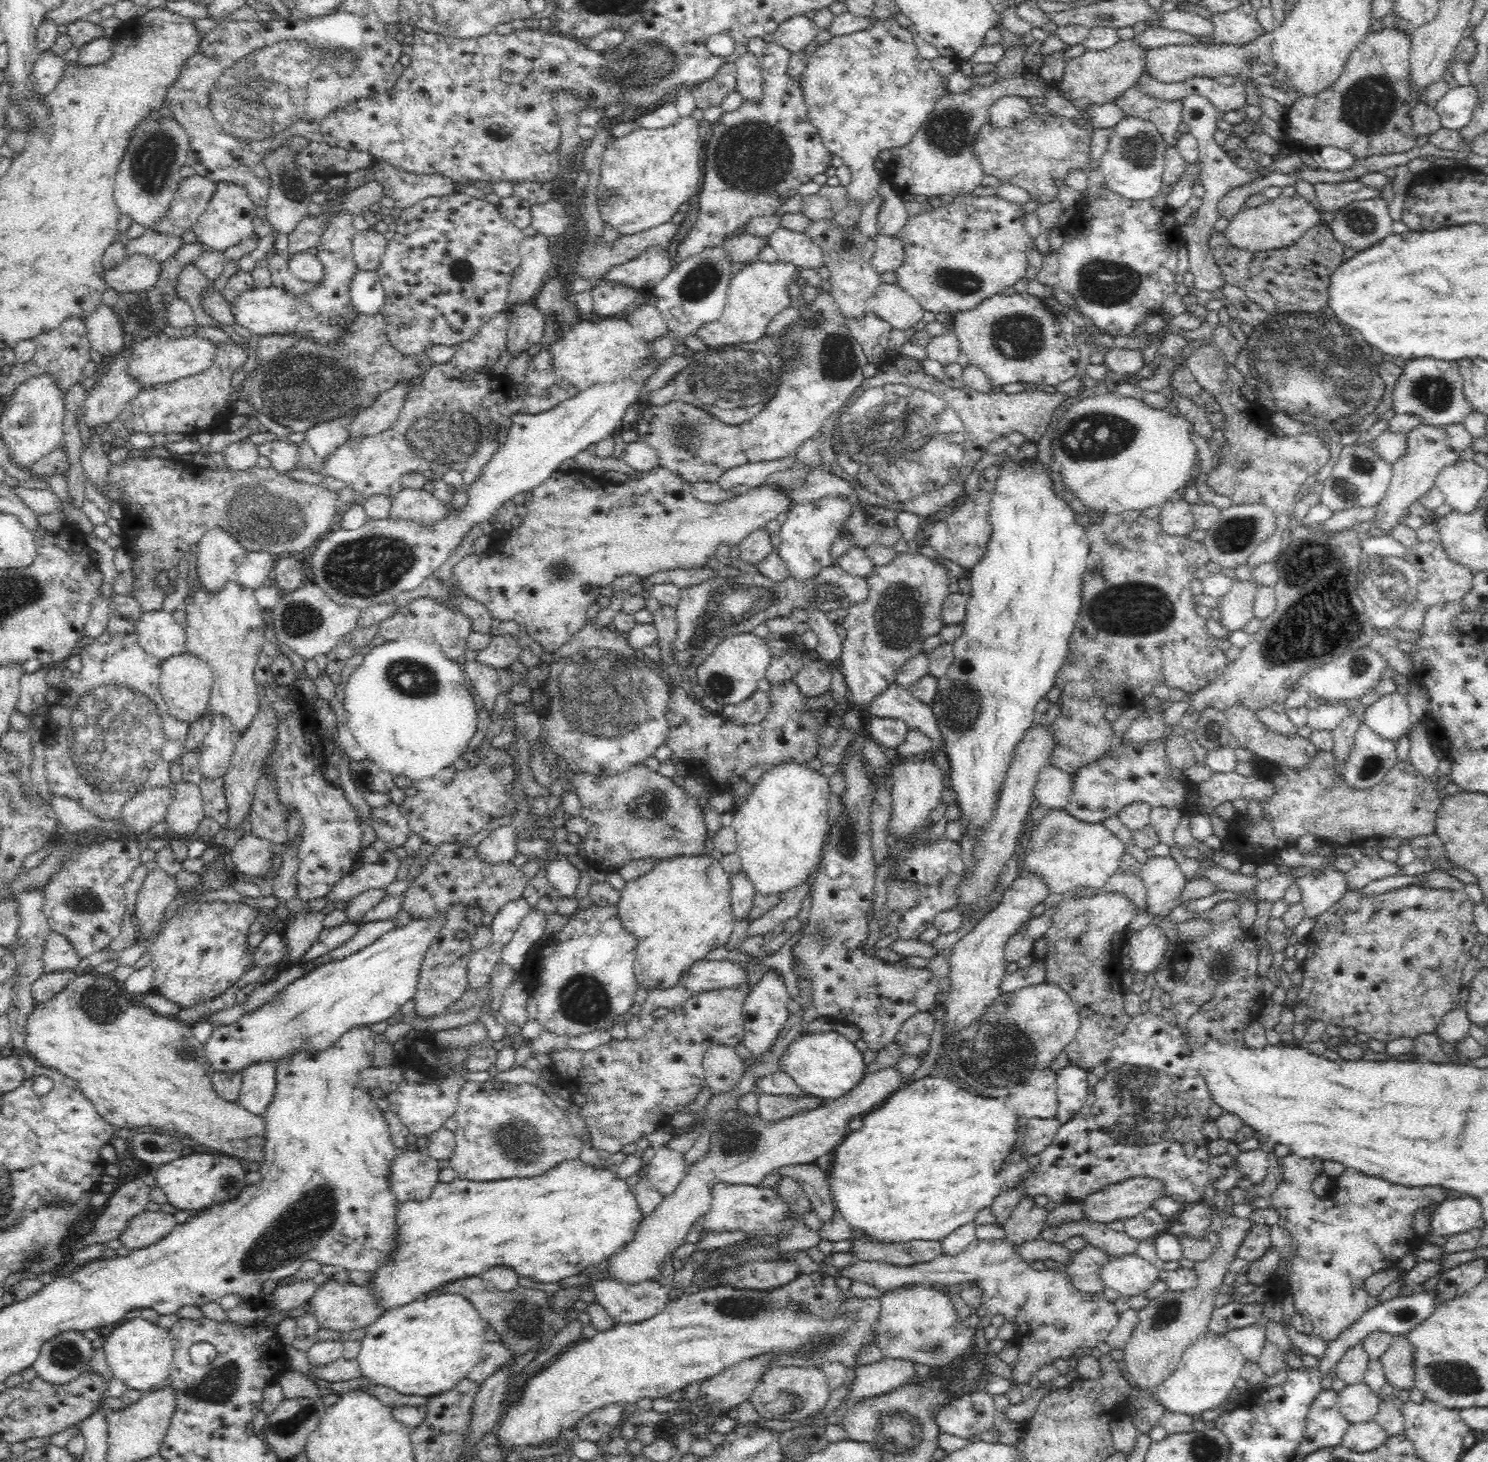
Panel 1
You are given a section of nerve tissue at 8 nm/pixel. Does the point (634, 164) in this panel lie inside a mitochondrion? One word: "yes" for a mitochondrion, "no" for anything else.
no

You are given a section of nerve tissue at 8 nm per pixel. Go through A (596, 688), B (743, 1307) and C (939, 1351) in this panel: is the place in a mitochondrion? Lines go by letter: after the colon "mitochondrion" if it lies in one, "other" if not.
A: mitochondrion
B: mitochondrion
C: mitochondrion

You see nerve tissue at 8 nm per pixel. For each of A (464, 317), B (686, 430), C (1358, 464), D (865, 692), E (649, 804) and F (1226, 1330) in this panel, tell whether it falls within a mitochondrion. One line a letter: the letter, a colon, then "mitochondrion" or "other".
A: other
B: mitochondrion
C: mitochondrion
D: other
E: mitochondrion
F: other

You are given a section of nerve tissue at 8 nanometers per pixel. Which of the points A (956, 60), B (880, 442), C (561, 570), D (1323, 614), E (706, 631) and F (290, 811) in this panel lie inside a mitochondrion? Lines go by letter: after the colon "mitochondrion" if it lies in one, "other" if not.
A: other
B: mitochondrion
C: mitochondrion
D: mitochondrion
E: mitochondrion
F: other

